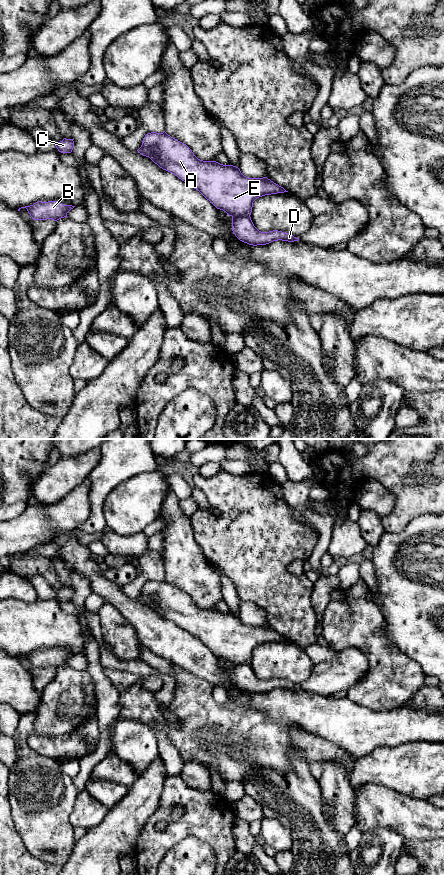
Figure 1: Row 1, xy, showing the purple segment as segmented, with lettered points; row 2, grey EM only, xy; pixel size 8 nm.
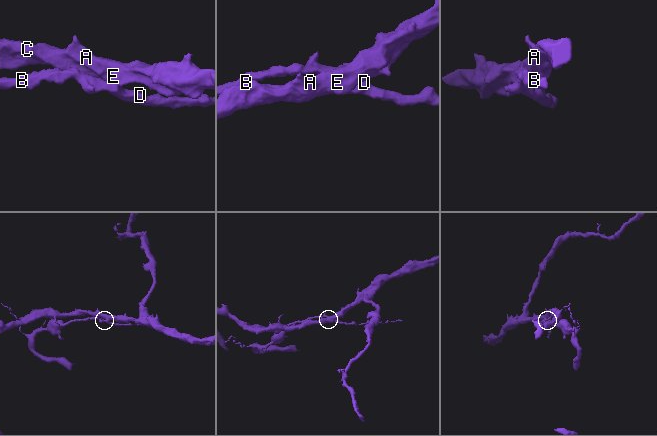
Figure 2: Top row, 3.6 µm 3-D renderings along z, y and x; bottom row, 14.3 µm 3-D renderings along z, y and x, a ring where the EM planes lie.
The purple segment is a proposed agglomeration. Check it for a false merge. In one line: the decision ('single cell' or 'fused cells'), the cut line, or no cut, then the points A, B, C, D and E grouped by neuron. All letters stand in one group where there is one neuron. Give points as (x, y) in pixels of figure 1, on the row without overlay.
fused cells; cut xy (249, 663), (232, 665); groups A C E / B D

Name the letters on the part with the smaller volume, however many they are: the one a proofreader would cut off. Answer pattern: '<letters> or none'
B, D

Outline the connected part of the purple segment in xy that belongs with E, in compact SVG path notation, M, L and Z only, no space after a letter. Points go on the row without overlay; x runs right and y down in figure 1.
M151 580L145 583L141 595L137 598L149 605L155 612L198 638L217 657L223 658L232 665L250 664L253 650L262 644L288 640L267 625L248 626L233 613L223 613L216 609L198 607L184 591L163 581Z

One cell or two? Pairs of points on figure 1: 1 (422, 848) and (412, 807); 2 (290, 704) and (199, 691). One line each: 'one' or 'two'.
1: two
2: one

